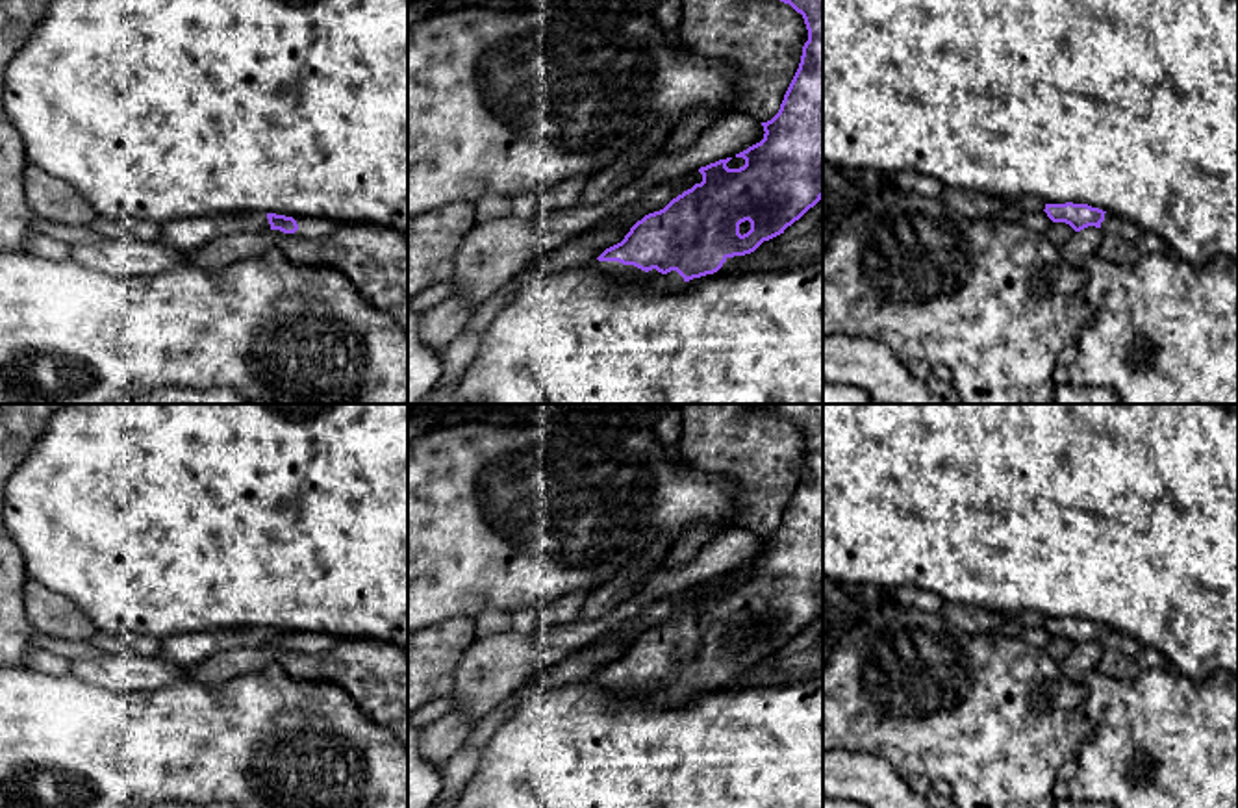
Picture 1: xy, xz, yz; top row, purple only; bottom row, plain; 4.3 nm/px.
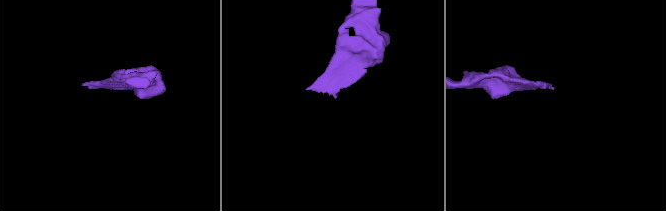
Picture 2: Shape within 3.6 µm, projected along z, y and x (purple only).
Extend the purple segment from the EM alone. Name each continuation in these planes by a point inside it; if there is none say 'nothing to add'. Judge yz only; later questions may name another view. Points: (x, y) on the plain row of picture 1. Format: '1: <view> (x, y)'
1: yz (1112, 640)

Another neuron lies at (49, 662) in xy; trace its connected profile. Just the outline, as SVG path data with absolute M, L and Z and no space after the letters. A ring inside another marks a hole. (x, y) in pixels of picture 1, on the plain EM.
M32 649L26 654L26 667L37 669L54 676L70 675L70 660L56 652Z

